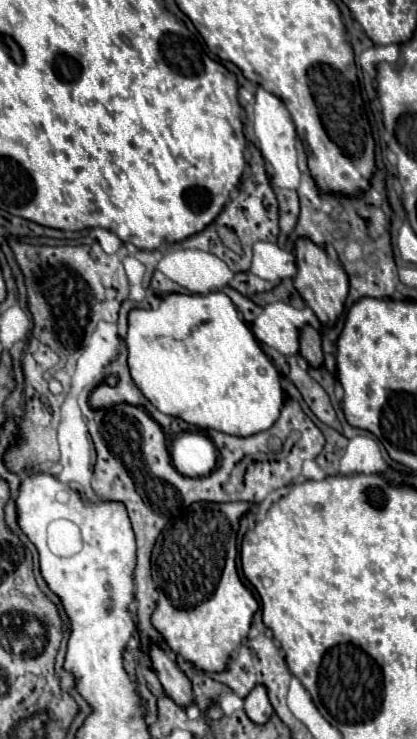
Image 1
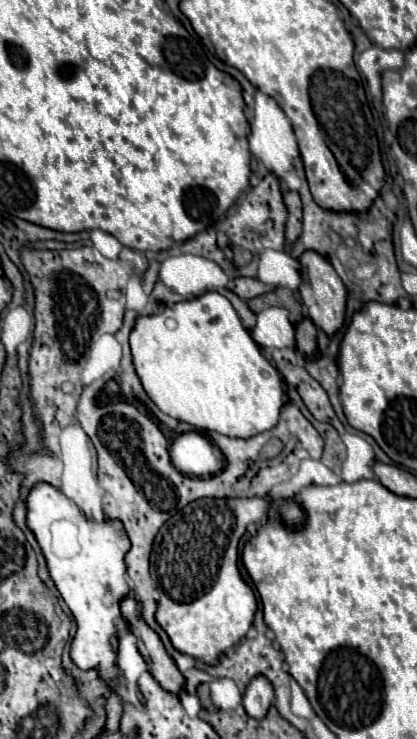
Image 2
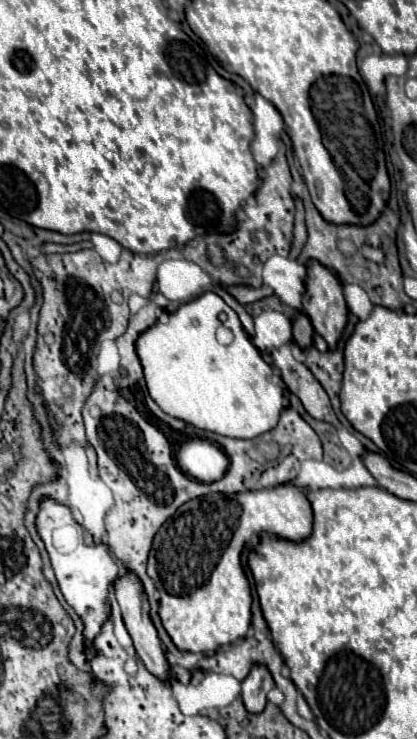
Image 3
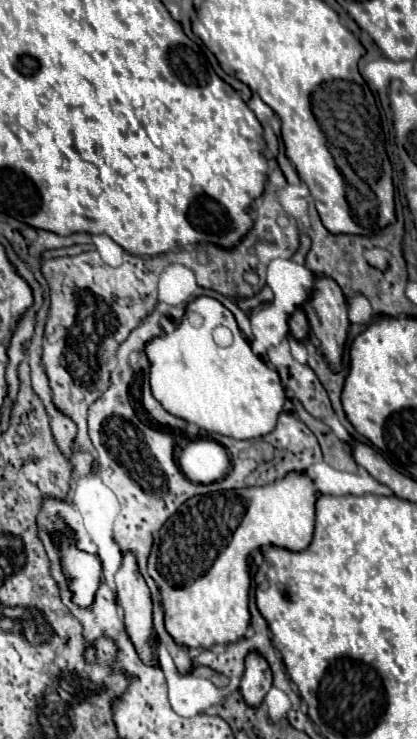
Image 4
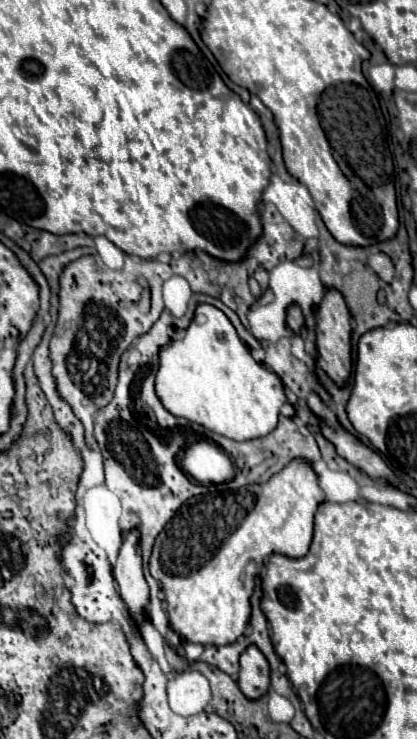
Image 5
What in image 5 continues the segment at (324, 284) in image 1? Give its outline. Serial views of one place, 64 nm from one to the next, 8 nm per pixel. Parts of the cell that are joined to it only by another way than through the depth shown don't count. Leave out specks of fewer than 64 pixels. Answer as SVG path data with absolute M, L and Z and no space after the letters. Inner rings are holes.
M326 290L322 304L314 312L314 318L316 318L316 338L318 338L316 348L318 348L320 358L324 360L324 372L334 380L334 384L338 388L344 388L348 384L348 378L352 372L352 342L350 342L352 326L350 326L348 306L346 306L344 298L340 296L340 292Z

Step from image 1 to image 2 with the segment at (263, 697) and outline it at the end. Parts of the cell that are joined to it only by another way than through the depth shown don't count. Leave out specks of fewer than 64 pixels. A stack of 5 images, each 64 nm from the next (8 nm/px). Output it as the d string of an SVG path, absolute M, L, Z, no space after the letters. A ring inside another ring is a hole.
M256 674L244 690L242 706L246 708L248 716L260 720L266 716L268 706L272 704L272 698L274 698L274 688L272 688L270 680L264 674Z

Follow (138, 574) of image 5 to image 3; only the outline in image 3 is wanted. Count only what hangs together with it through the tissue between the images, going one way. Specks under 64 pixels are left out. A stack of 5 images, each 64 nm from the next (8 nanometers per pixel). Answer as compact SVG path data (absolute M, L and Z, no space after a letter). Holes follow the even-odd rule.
M126 570L124 576L120 576L114 584L114 590L116 590L116 600L120 604L120 612L122 612L122 618L124 618L124 624L126 624L126 630L134 642L134 648L136 648L136 654L138 658L144 662L144 666L154 674L154 676L160 676L162 680L168 680L170 676L170 668L168 668L168 662L164 658L164 648L160 644L160 638L156 634L156 628L150 620L150 604L148 604L148 596L142 588L142 582L140 578Z

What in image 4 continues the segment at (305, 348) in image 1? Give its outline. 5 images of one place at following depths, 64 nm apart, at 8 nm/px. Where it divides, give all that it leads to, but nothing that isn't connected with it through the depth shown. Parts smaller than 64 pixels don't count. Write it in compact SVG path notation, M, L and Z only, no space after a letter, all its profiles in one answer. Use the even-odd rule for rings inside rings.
M296 308L294 314L288 318L288 324L290 324L290 332L294 338L298 340L304 340L308 336L308 320L306 320L306 314L302 308Z

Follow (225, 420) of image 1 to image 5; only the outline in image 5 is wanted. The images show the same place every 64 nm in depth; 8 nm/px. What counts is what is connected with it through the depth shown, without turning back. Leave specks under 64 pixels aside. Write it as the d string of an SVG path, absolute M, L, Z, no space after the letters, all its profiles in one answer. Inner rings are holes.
M200 304L196 308L194 320L188 326L186 336L182 340L172 340L168 348L160 350L160 372L156 374L156 394L170 414L196 422L216 434L222 434L238 442L262 438L268 432L272 432L278 424L280 406L286 404L282 380L272 370L268 370L264 364L258 364L250 356L248 346L238 338L228 318L210 304Z

